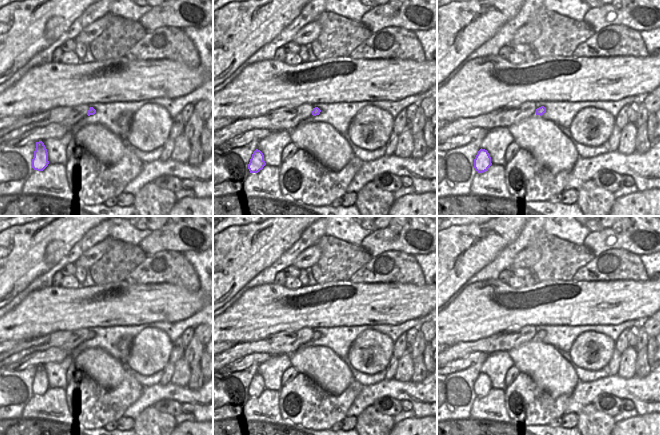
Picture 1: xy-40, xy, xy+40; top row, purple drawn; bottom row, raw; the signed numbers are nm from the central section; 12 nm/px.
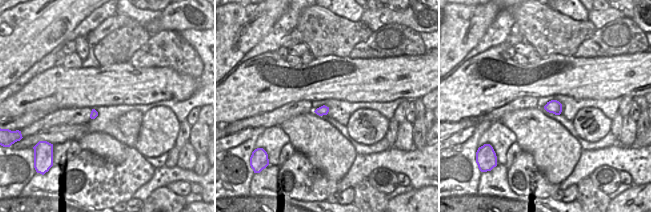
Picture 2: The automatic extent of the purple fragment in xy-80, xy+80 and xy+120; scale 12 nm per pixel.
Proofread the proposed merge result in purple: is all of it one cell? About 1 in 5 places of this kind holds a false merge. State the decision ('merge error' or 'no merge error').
no merge error

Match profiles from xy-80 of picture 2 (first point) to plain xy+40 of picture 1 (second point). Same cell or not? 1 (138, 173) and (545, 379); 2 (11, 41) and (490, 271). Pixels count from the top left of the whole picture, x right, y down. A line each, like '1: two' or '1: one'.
1: two
2: two

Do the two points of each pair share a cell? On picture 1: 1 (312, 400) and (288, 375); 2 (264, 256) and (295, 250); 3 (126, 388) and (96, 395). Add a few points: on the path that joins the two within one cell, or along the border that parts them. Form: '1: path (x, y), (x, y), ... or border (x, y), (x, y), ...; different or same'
1: border (299, 373), (283, 386); different
2: border (300, 235), (275, 261), (266, 267); different
3: path (119, 395), (103, 395); same

